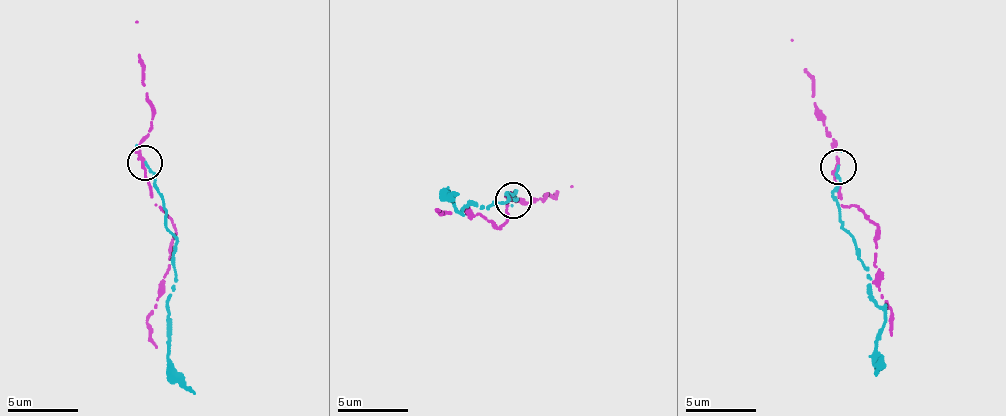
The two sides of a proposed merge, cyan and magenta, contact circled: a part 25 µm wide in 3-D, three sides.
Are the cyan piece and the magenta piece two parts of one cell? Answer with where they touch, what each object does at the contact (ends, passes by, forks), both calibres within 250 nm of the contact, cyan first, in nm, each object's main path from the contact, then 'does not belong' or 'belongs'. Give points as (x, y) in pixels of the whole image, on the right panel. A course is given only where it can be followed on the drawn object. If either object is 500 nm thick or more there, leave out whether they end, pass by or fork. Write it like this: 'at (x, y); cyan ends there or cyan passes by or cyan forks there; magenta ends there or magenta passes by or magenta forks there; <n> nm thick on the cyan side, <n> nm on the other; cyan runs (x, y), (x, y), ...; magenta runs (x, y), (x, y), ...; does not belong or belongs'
at (838, 167); cyan passes by; magenta passes by; 140 nm thick on the cyan side, 240 nm on the other; cyan runs (839, 166), (838, 222), (850, 237), (872, 300), (883, 310), (877, 376); magenta runs (836, 166), (842, 204), (855, 206), (878, 228), (878, 281), (891, 309), (892, 334); does not belong

